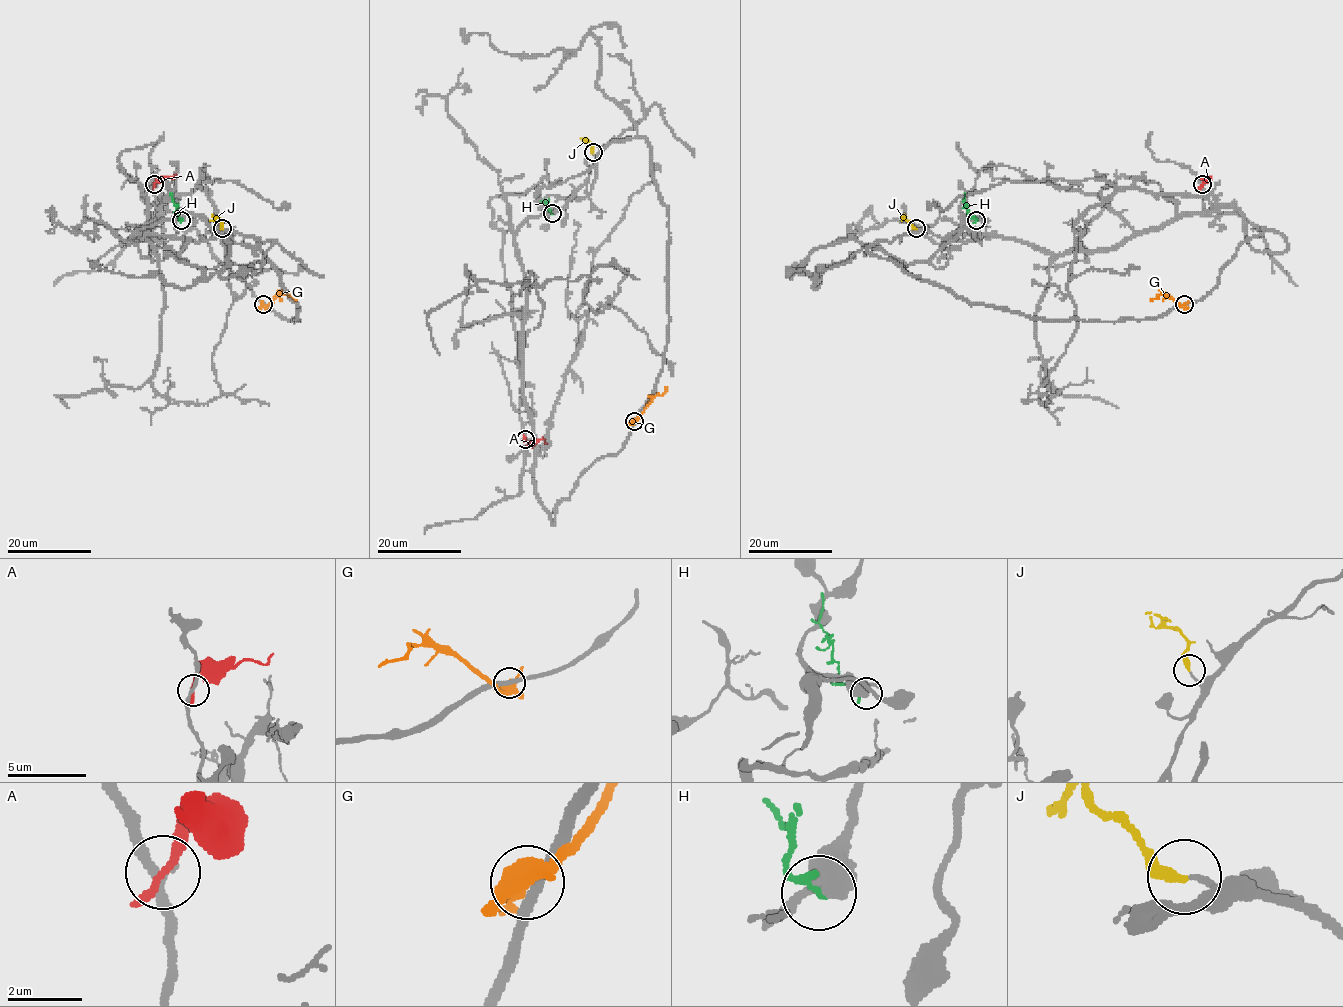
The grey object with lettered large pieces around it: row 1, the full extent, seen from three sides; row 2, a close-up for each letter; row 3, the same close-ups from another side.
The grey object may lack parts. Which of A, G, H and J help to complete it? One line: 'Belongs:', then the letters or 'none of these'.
Belongs: J

